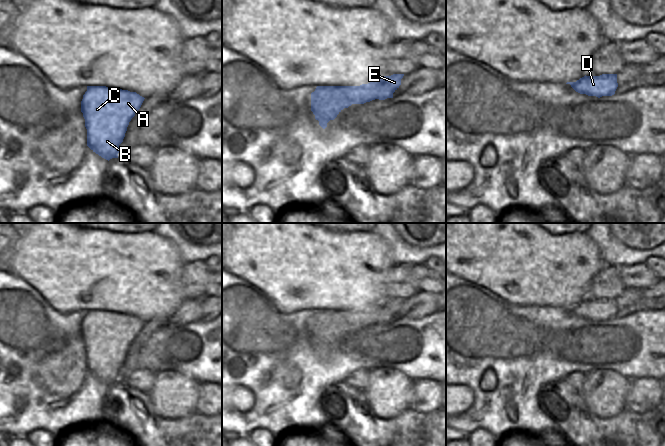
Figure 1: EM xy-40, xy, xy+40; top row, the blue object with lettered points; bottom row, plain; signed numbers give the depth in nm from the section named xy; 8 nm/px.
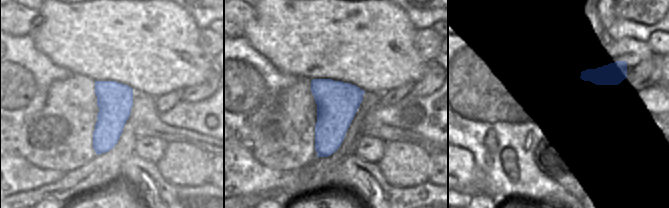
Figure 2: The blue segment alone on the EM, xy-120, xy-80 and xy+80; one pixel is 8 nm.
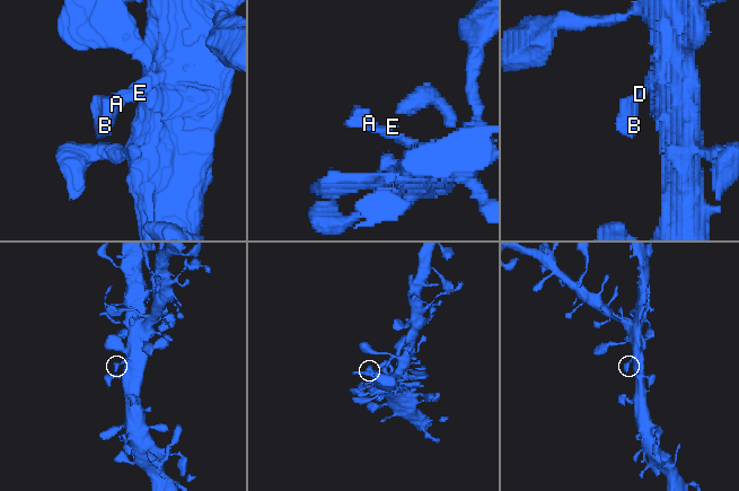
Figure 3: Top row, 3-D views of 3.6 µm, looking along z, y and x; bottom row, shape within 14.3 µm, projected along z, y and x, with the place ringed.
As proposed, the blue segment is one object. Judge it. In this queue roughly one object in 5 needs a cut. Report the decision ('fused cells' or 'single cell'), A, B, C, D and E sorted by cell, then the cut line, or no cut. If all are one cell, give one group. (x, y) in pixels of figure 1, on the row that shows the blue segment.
single cell | A B C D E | no cut

